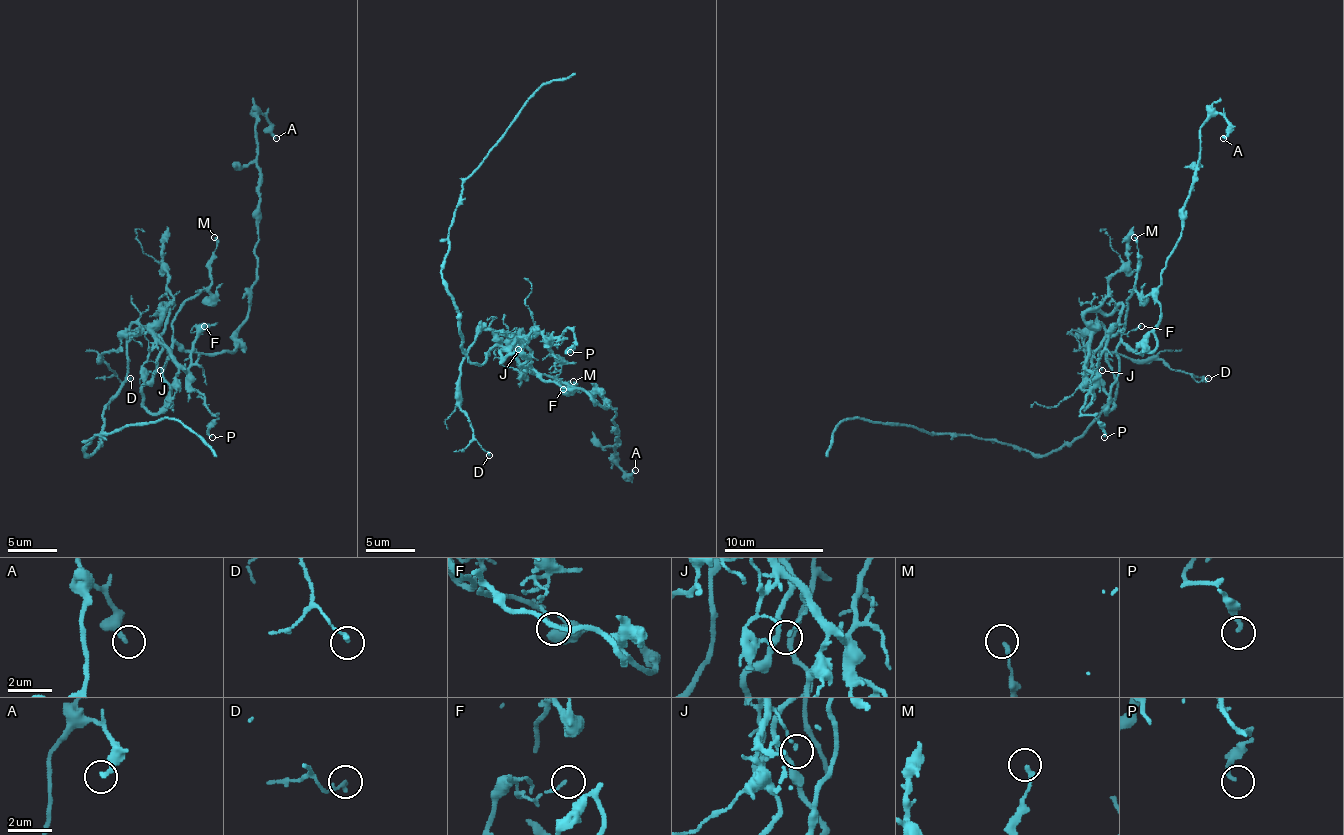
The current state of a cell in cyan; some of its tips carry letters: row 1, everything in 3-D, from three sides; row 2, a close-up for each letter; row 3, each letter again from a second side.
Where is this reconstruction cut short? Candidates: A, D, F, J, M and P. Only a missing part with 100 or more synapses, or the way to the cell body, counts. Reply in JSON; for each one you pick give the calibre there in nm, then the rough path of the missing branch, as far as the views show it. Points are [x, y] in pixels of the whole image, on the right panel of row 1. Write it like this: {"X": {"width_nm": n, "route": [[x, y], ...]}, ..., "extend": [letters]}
{"extend": []}

